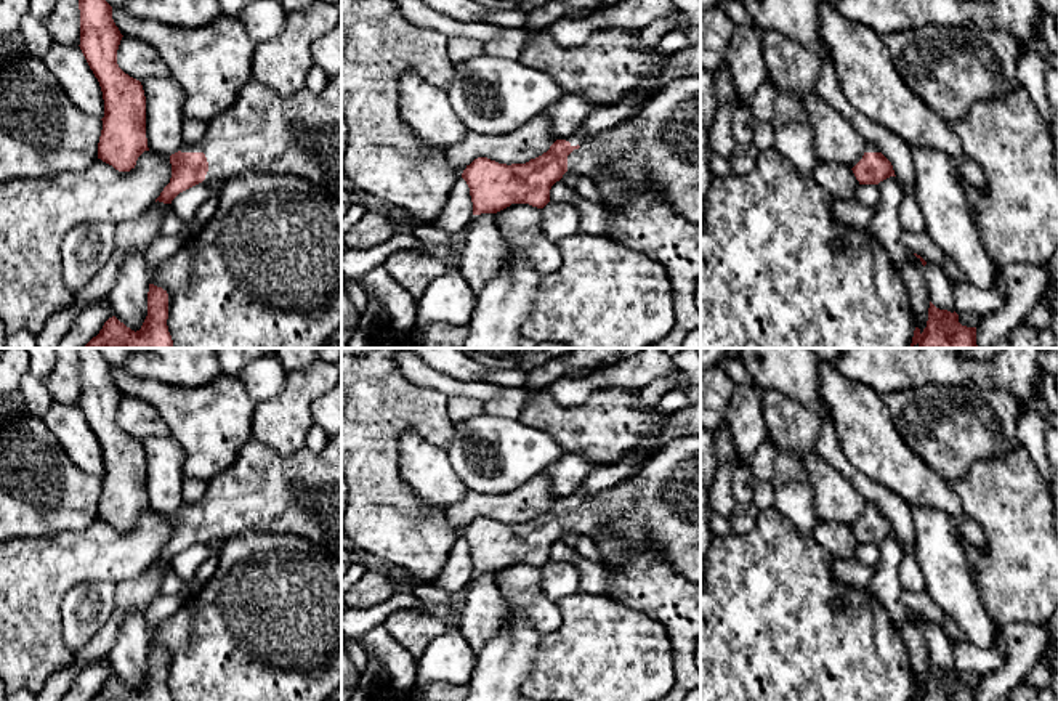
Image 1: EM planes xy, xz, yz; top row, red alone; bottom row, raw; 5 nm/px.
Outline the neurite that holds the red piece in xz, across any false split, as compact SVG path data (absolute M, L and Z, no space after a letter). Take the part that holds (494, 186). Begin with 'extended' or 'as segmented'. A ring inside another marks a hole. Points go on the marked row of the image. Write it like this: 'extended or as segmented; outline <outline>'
extended; outline M701 74L670 80L627 120L585 136L580 132L556 140L547 152L526 164L499 164L478 157L462 173L470 188L473 215L497 213L511 204L543 209L551 186L566 172L595 178L601 170L636 181L664 197L675 213L701 225Z

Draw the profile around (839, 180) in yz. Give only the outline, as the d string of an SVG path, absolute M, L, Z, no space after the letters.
M819 162L811 176L840 201L854 199L859 186L853 170L842 164Z

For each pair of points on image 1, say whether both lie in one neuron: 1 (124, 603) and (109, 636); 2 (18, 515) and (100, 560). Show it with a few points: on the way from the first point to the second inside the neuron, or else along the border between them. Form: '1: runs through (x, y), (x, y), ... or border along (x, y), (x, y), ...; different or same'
1: runs through (119, 611), (111, 628); same
2: border along (88, 525), (82, 530), (20, 536), (16, 539); different

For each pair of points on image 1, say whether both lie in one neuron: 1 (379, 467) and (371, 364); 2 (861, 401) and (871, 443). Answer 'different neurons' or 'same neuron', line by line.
1: same neuron
2: same neuron

